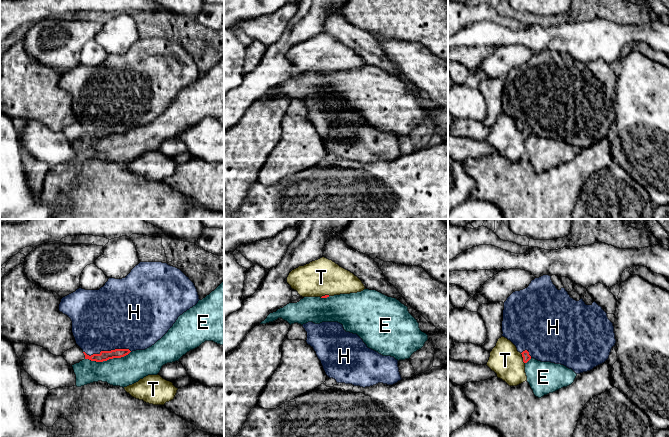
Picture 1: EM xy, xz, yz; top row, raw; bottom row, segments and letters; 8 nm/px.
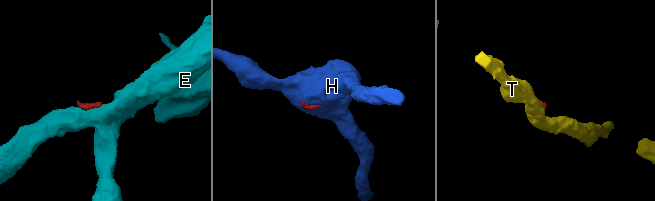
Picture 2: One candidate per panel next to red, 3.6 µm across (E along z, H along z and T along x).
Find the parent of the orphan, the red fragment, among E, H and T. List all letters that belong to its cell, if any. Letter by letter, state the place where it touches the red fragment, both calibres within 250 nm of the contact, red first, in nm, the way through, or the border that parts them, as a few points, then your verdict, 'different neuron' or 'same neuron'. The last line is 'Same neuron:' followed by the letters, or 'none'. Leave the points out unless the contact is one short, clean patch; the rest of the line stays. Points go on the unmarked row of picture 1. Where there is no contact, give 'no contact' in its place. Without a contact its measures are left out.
E: contact xy (107, 135); calibres 80 and 240 nm; border xy (130, 127), (123, 132), (102, 137), (85, 135); different neuron
H: contact xy (107, 127); calibres 80 and 500 nm; way xy (117, 129), (115, 127), (107, 127), (104, 96); same neuron
T: contact yz (523, 134); calibres 60 and 240 nm; border yz (520, 129), (524, 139); different neuron
Same neuron: H

